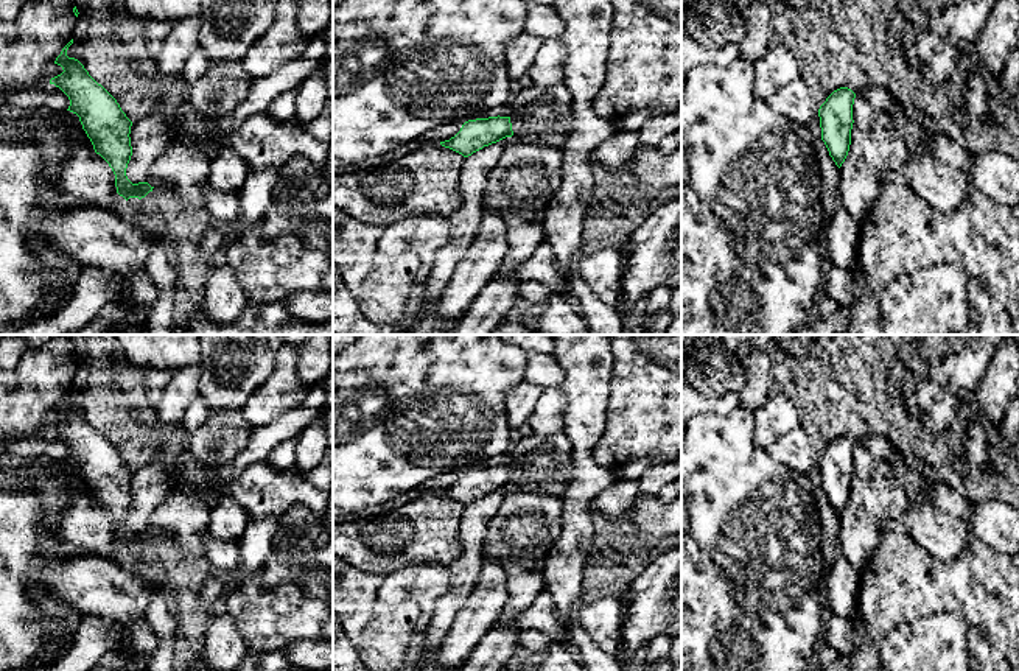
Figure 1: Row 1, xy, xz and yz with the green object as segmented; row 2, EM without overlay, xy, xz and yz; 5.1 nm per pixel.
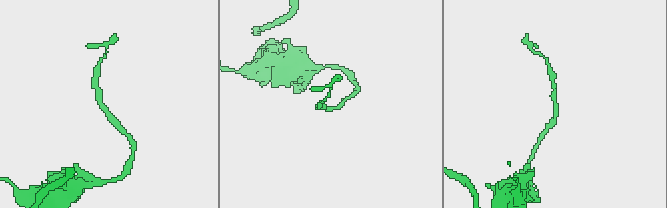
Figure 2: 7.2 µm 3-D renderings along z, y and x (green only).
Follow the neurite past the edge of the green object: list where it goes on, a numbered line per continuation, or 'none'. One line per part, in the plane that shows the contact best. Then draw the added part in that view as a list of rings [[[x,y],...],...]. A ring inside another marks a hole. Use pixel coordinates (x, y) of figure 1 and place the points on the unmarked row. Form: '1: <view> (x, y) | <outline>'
none

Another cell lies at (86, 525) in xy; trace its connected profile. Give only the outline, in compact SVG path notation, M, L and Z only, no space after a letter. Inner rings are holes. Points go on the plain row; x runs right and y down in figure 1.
M56 459L51 464L53 473L61 473L75 481L68 489L70 503L64 511L54 537L73 548L115 559L115 523L109 512L95 501L79 465L70 459Z

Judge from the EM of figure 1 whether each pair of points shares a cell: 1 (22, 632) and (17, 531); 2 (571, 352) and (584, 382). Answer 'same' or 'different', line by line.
1: same
2: same

